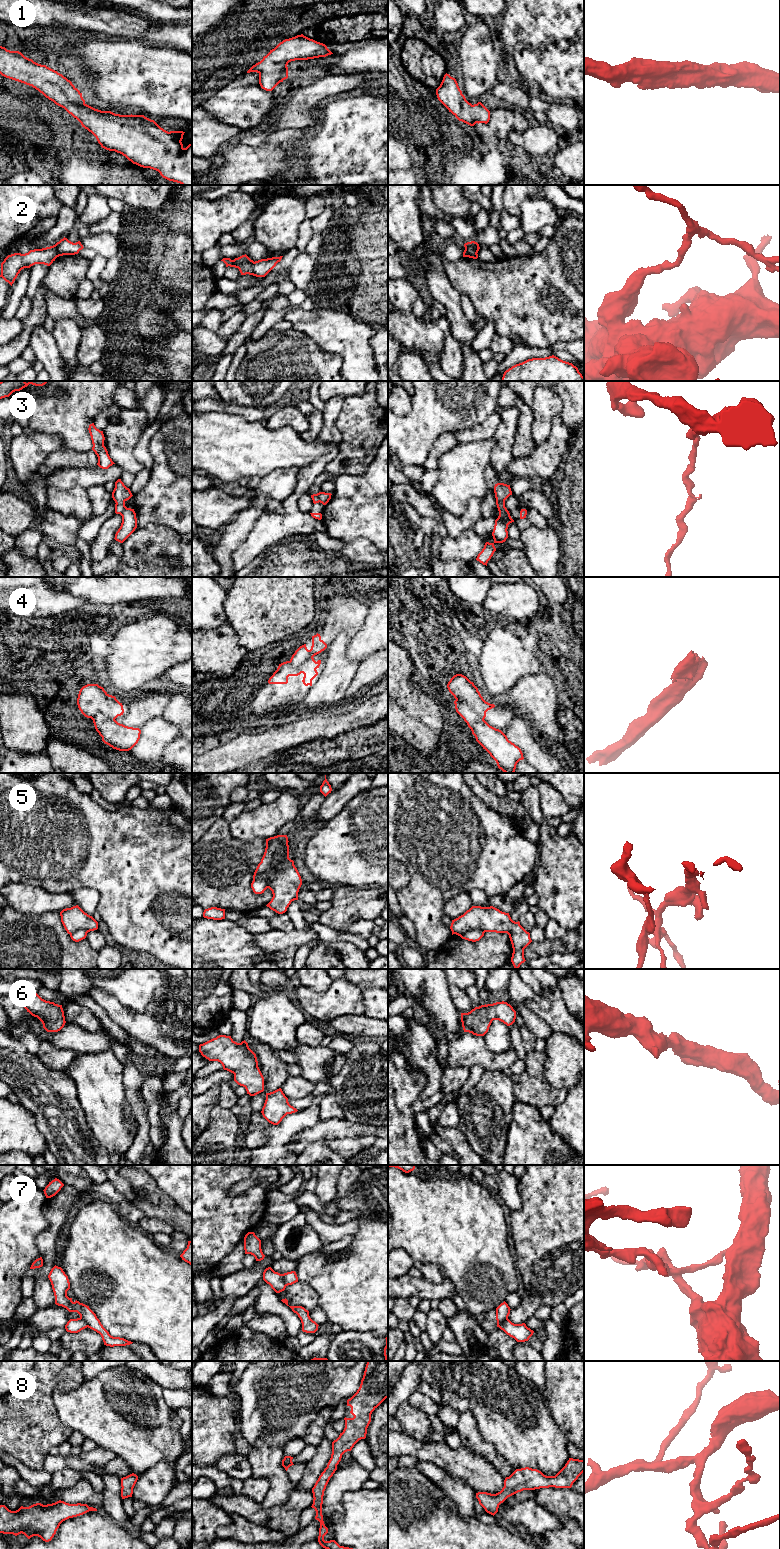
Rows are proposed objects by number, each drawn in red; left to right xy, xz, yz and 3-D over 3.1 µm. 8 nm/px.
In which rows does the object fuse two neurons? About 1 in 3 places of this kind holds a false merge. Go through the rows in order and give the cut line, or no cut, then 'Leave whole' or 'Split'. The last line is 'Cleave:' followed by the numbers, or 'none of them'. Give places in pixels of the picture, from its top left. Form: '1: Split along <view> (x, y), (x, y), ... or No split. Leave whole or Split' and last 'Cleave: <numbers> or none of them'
1: No split. Leave whole
2: Split along xz (254, 262), (251, 274). Split
3: Split along yz (499, 511), (508, 512). Split
4: Split along yz (456, 699), (465, 702), (483, 719). Split
5: Split along xz (280, 850), (281, 857), (273, 866). Split
6: No split. Leave whole
7: Split along xz (281, 1274), (282, 1280), (286, 1285). Split
8: No split. Leave whole
Cleave: 2, 3, 4, 5, 7

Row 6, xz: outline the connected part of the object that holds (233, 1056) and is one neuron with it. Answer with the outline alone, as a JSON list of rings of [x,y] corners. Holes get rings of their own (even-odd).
[[[219,1035],[200,1044],[199,1052],[209,1061],[220,1062],[224,1070],[233,1073],[234,1081],[243,1086],[250,1096],[264,1091],[264,1077],[256,1054],[245,1040],[237,1043],[231,1036]]]

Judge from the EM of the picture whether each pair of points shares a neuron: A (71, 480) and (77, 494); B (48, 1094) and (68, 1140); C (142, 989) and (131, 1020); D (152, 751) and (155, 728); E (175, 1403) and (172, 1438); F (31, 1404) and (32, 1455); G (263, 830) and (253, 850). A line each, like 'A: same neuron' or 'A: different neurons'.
A: different neurons
B: same neuron
C: different neurons
D: same neuron
E: different neurons
F: same neuron
G: different neurons

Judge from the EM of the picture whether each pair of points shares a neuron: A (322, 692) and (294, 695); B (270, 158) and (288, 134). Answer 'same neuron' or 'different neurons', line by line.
A: different neurons
B: same neuron

